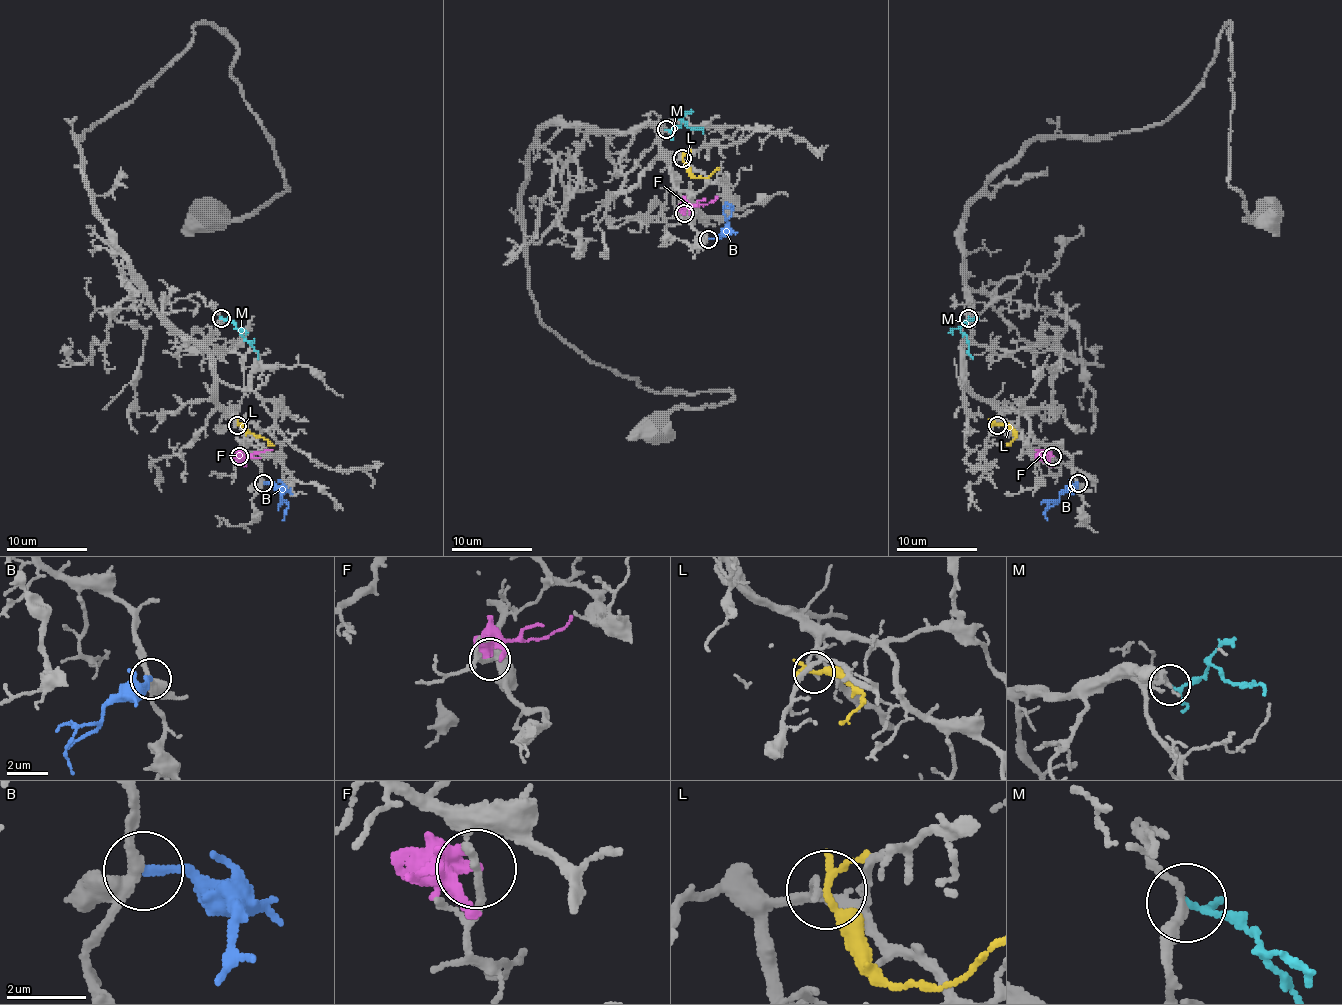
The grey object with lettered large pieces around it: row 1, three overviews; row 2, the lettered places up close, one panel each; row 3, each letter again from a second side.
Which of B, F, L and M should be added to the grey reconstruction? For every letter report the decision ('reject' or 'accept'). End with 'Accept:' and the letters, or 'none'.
B: accept
F: reject
L: reject
M: reject
Accept: B

